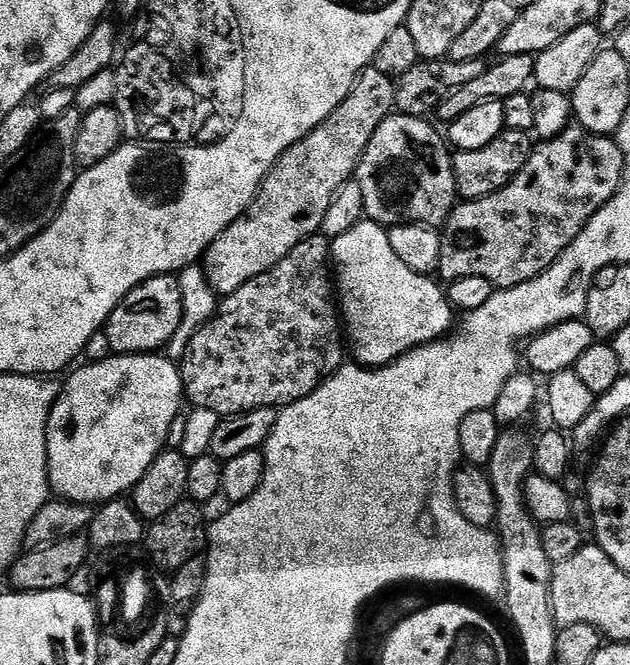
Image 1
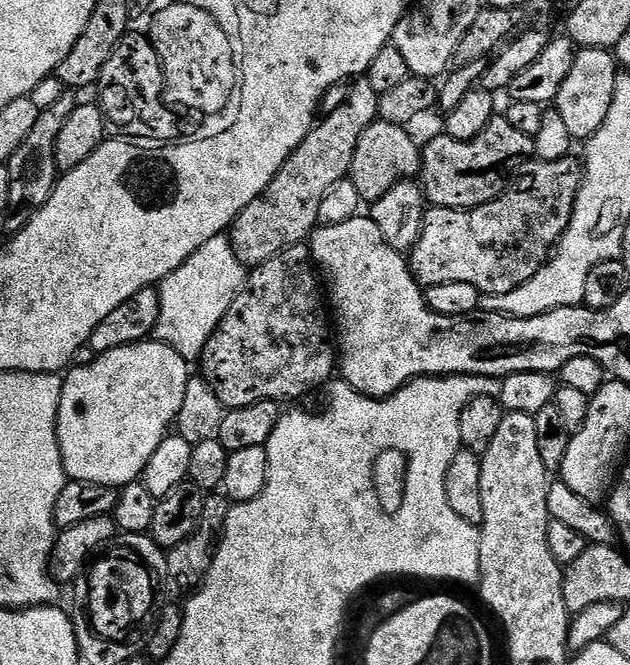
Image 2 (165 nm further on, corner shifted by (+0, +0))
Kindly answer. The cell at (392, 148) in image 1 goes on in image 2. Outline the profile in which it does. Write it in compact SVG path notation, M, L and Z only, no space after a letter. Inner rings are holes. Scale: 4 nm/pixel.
M377 118L368 127L366 134L358 138L358 150L354 150L350 178L354 186L358 186L361 201L371 202L382 198L382 194L386 194L386 190L390 190L395 184L419 177L421 161L421 145L410 138L404 126L392 125Z

